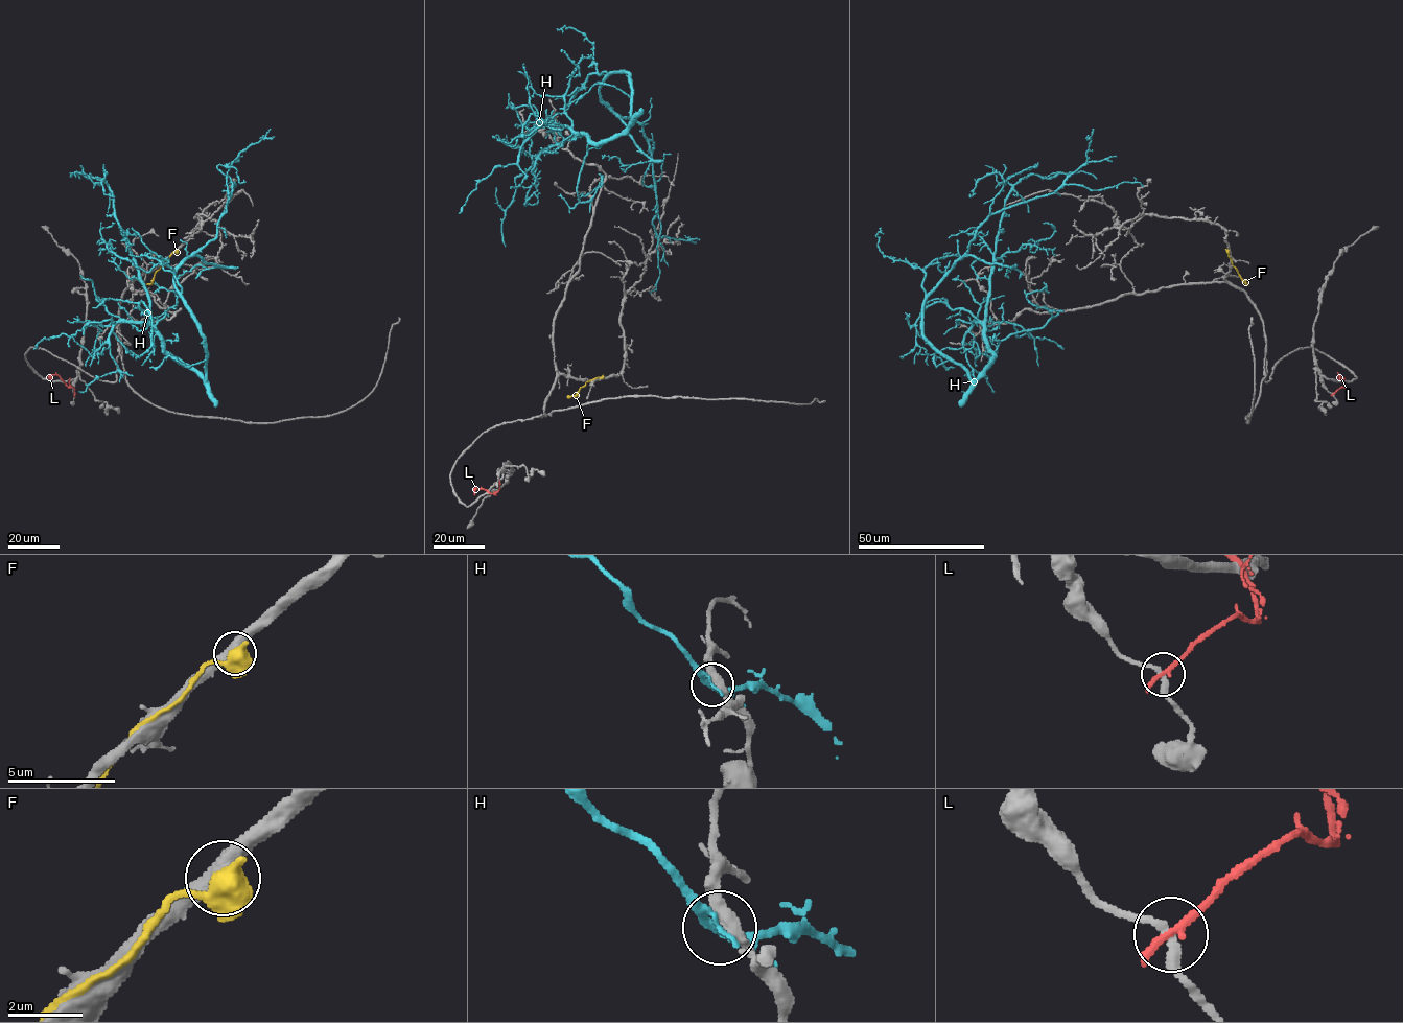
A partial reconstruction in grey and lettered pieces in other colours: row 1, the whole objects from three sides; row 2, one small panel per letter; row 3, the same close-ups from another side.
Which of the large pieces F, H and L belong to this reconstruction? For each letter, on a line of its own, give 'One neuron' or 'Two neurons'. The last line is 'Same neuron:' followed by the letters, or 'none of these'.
F: Two neurons
H: Two neurons
L: Two neurons
Same neuron: none of these

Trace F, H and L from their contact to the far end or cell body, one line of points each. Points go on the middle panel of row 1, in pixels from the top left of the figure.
F: (602, 377), (586, 381), (576, 394), (567, 396)
H: (553, 126), (591, 142), (621, 134), (630, 76), (611, 72), (599, 93), (648, 142), (660, 223), (650, 293)
L: (499, 483), (494, 494), (476, 489), (474, 494)

